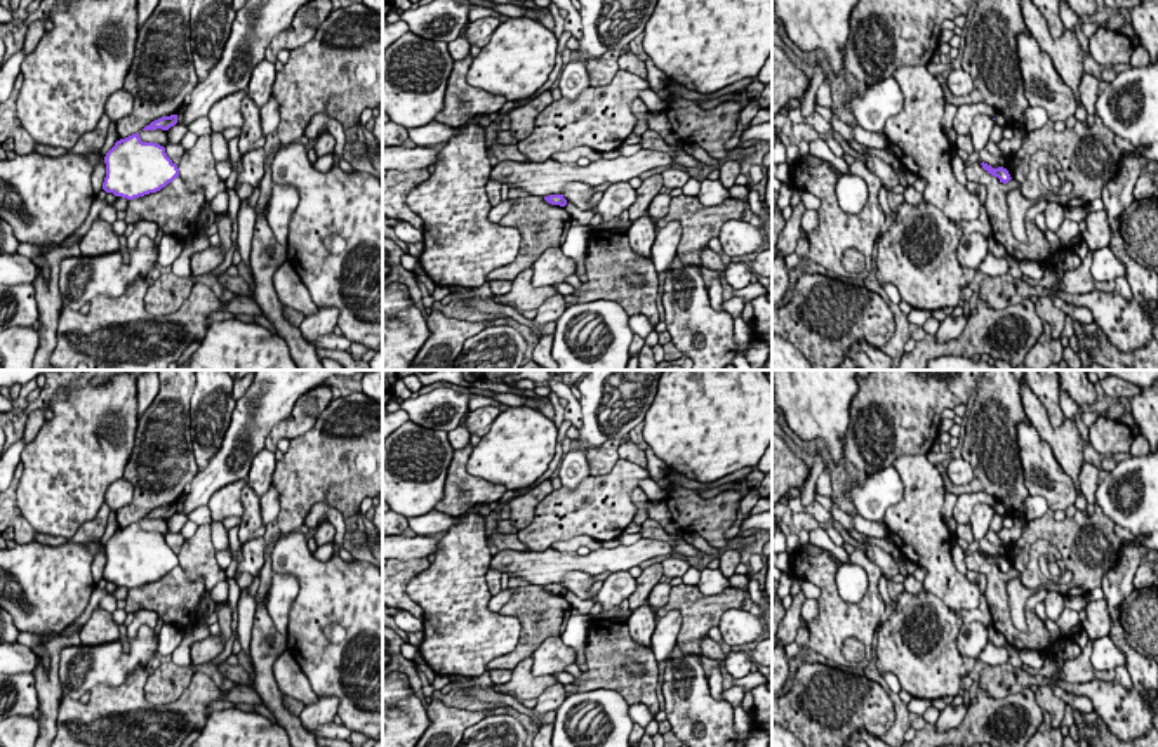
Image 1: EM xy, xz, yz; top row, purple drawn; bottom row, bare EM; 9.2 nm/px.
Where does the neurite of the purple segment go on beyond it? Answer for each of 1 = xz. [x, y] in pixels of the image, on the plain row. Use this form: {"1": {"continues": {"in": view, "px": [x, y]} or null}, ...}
{"1": {"continues": null}}

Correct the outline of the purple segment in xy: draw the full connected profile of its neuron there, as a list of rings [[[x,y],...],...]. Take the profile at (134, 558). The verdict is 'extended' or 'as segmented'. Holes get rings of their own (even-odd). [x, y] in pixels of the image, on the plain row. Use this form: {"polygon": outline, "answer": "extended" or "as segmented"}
{"polygon": [[[137,523],[115,532],[104,545],[106,566],[103,578],[134,589],[156,582],[179,566],[177,554],[156,532],[143,532]]], "answer": "as segmented"}

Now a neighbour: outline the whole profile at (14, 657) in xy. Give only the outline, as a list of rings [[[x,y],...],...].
[[[0,643],[0,674],[33,672],[38,657],[21,643]]]

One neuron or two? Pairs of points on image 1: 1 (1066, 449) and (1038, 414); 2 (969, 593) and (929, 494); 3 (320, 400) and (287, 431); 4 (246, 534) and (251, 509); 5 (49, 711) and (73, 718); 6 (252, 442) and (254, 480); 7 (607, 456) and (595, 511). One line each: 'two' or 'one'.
1: one
2: one
3: one
4: one
5: two
6: two
7: two

